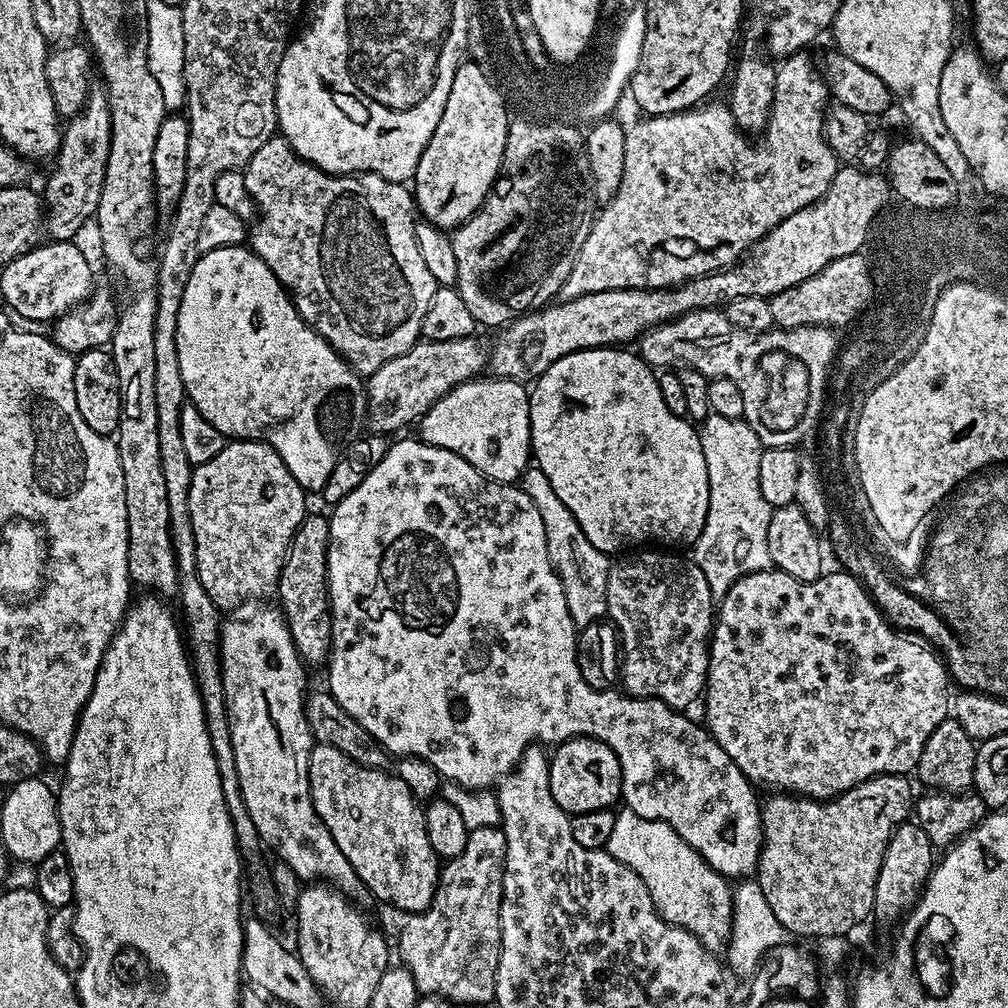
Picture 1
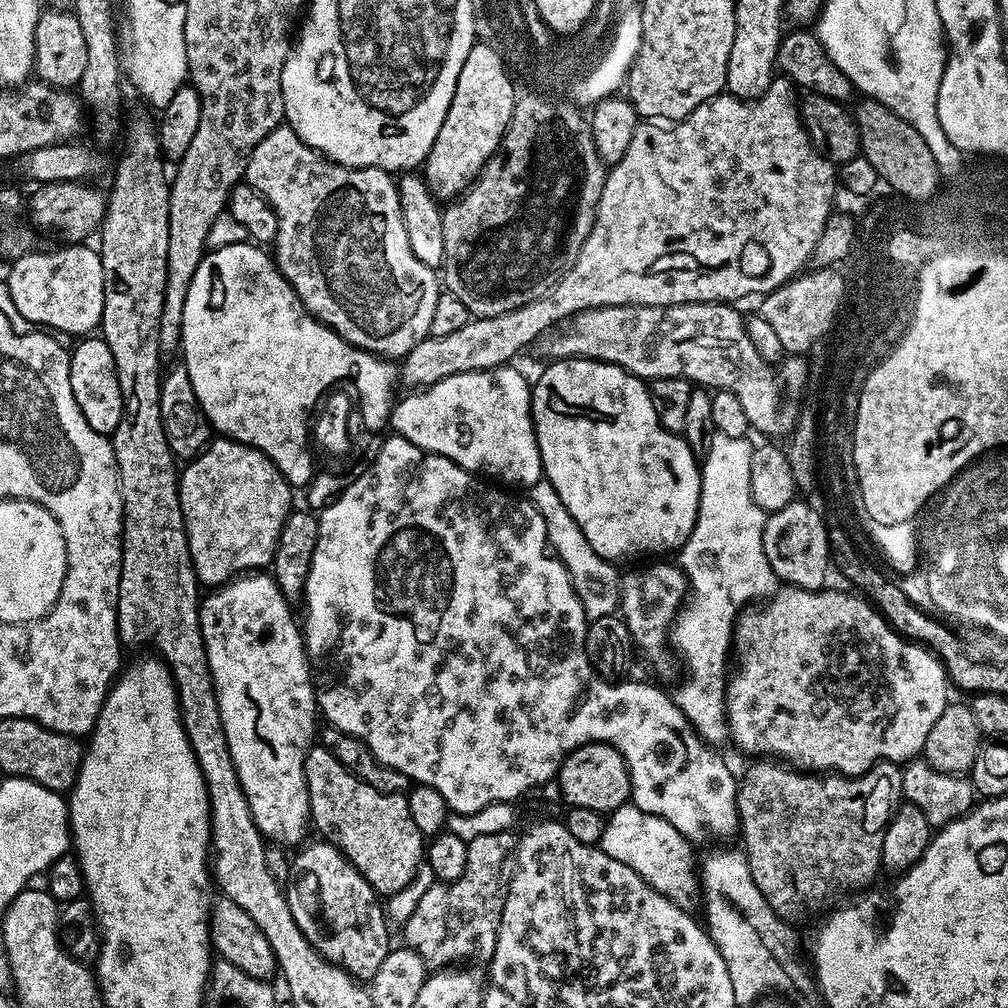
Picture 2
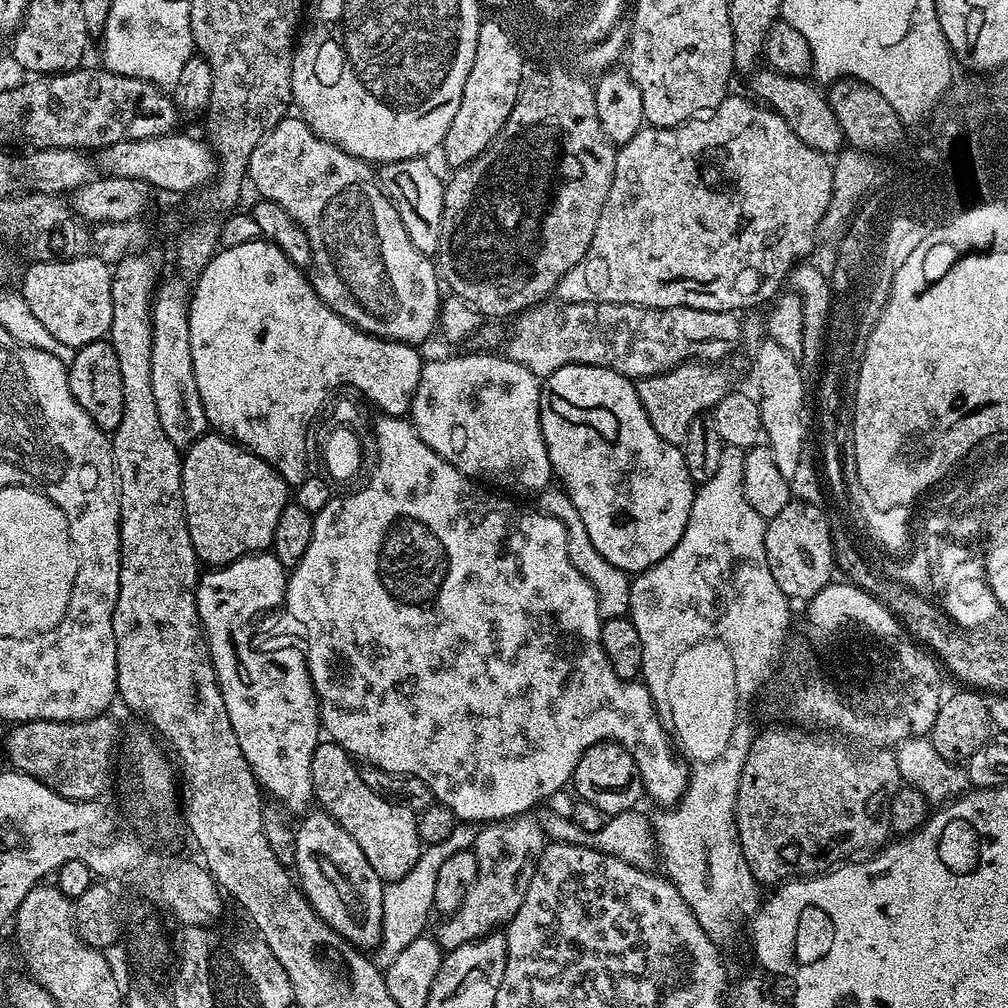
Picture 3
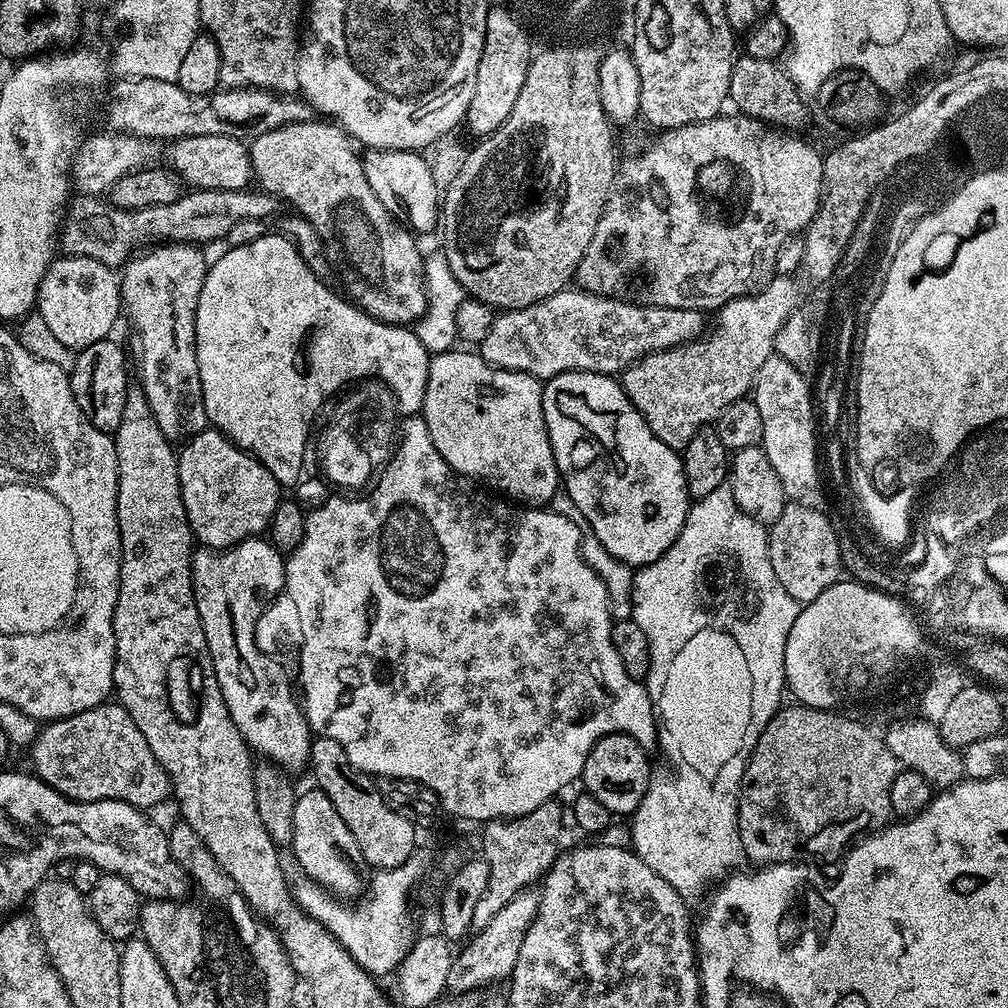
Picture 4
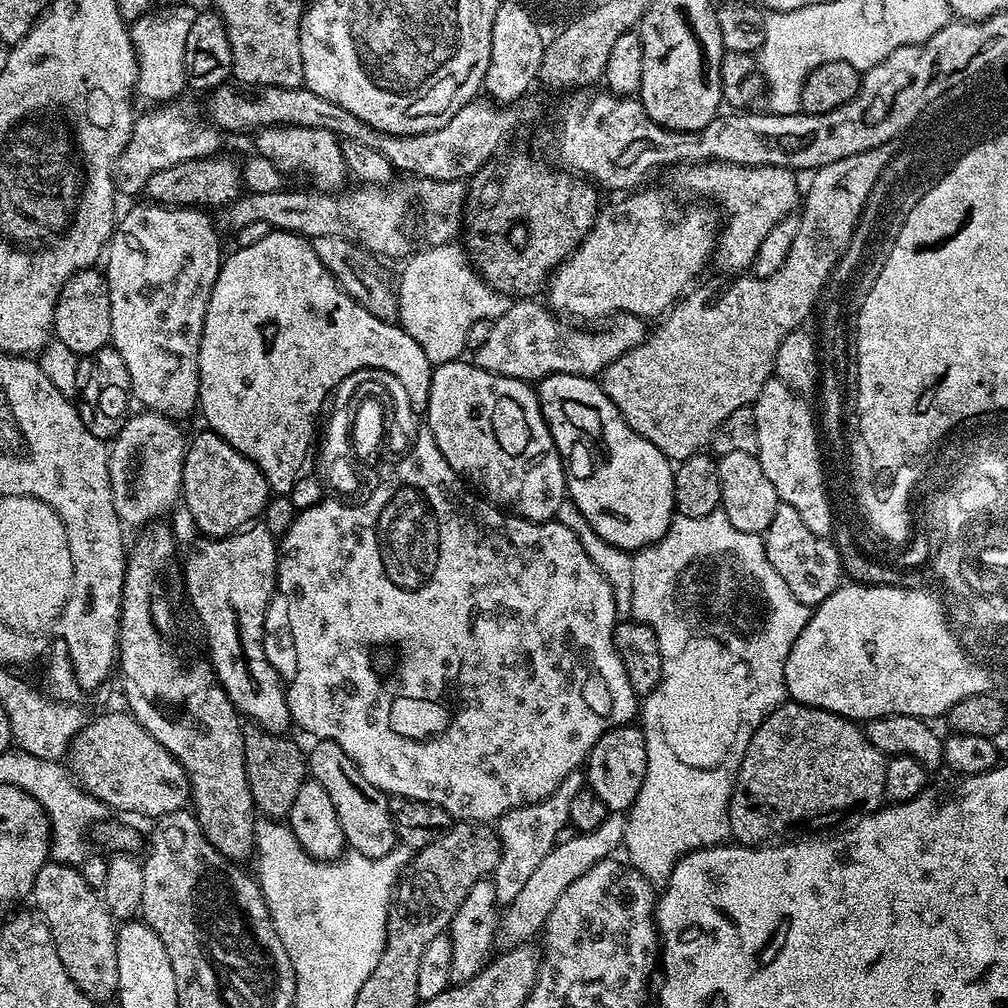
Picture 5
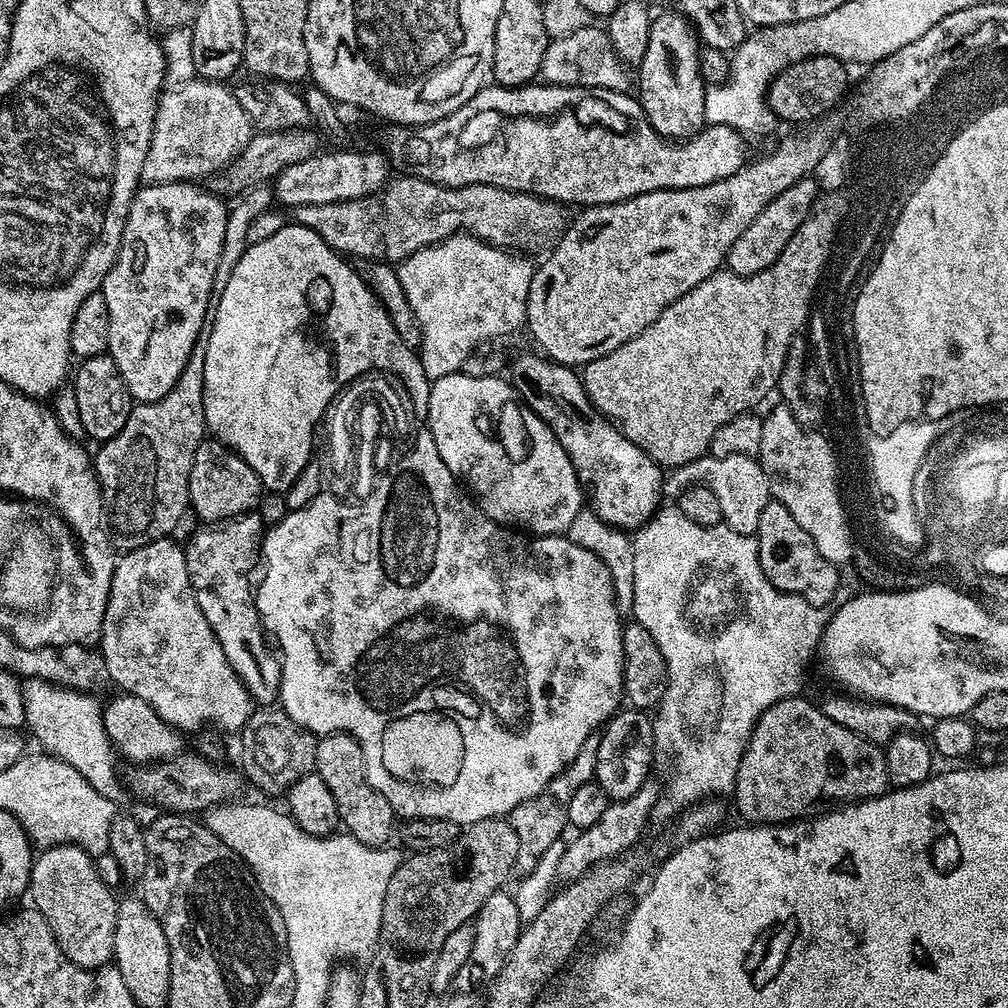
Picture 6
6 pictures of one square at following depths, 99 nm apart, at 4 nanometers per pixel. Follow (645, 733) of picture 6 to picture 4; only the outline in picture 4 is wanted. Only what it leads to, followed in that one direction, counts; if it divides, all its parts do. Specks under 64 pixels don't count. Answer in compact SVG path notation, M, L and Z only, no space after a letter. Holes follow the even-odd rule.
M621 732L604 736L584 754L584 774L582 777L583 791L587 795L598 798L606 810L614 814L631 814L642 802L654 773L648 765L649 753L634 738Z

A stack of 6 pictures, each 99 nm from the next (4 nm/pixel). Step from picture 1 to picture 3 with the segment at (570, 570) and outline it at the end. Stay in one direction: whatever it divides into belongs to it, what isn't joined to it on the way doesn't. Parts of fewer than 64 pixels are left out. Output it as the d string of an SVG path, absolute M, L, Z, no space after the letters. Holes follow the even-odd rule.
M549 486L539 493L539 511L558 518L558 522L562 522L566 526L566 544L570 554L570 562L574 562L574 570L578 570L578 574L582 574L582 578L586 578L586 582L590 582L590 586L598 598L598 610L601 617L604 620L609 620L625 615L629 611L627 609L629 573L606 562L606 558L602 558L602 554L598 554L598 550L594 550L594 542L590 542L590 534L586 534L586 526L582 526L582 518L578 515L574 502L569 498L567 492L555 487Z

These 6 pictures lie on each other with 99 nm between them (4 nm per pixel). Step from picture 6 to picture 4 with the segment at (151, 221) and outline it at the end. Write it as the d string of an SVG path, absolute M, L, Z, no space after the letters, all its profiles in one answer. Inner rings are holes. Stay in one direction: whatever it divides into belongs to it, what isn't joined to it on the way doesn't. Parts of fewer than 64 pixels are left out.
M158 244L133 255L132 259L123 265L122 275L119 277L120 298L126 305L126 316L132 319L132 328L140 339L138 384L144 389L146 402L162 434L173 442L187 442L209 427L196 357L196 311L209 266L209 261L204 260L200 252L203 251L194 244Z

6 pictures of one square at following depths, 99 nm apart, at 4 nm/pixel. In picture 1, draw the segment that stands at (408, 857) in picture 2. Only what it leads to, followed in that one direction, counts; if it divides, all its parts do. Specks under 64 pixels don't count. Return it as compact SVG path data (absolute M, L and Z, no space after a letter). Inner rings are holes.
M317 743L312 745L308 781L318 818L322 818L334 842L338 842L338 850L346 854L350 866L354 866L358 878L362 878L373 897L377 901L385 900L386 903L401 908L404 914L425 912L431 906L436 885L440 882L442 864L436 851L430 846L430 838L426 838L424 813L410 786L391 771L365 768L364 765L346 758L342 750Z

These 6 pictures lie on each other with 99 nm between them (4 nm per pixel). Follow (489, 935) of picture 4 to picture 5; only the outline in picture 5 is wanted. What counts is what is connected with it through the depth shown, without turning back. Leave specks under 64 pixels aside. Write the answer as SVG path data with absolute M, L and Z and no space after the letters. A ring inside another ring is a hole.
M609 814L606 822L602 822L602 826L598 830L572 834L569 840L564 838L557 842L550 850L550 854L546 854L546 858L542 858L542 862L535 868L534 874L530 874L530 878L518 893L518 898L514 898L503 909L503 943L505 940L505 945L515 946L529 943L533 939L531 936L539 937L550 910L554 910L554 902L558 902L558 898L562 898L562 890L566 890L566 886L570 886L570 882L574 882L574 878L586 874L586 870L590 870L590 866L609 859L615 853L612 851L623 845L627 825L627 819L623 815Z

